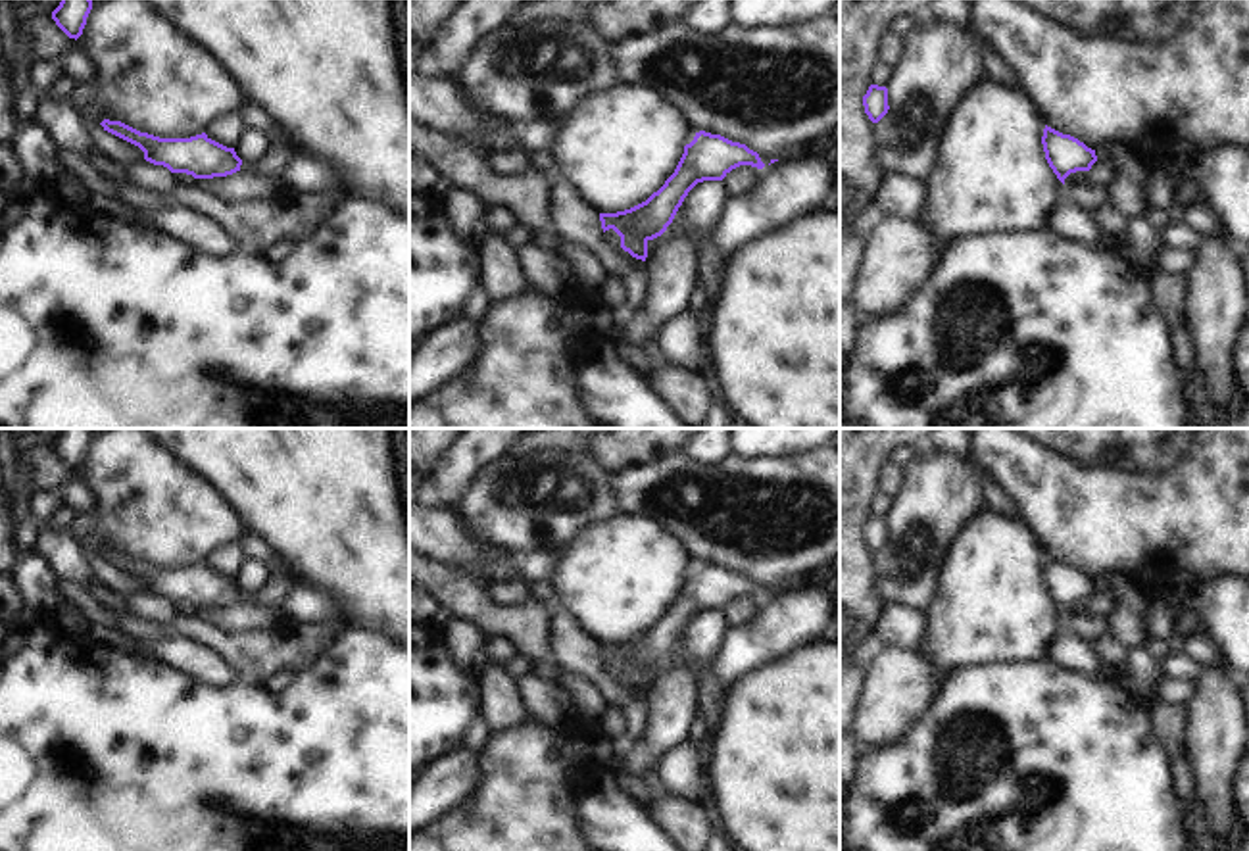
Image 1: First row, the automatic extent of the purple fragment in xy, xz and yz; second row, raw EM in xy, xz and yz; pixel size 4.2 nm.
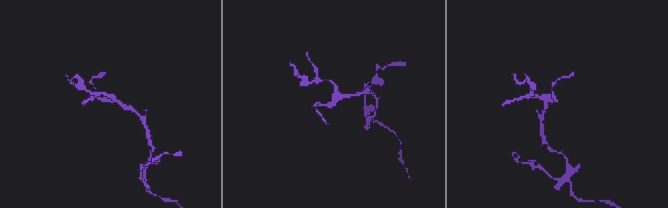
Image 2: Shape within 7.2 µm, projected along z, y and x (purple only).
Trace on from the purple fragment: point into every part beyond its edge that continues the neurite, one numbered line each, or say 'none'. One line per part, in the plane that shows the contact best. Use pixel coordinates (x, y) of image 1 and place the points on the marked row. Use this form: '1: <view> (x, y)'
none

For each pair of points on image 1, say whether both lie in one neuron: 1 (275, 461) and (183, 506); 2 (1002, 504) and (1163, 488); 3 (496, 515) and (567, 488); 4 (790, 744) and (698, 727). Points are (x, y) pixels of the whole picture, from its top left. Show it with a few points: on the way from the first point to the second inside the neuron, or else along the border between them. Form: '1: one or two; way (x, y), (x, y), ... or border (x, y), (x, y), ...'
1: two; border (181, 461), (200, 473), (241, 517)
2: two; border (990, 475), (1015, 502), (1025, 521)
3: one; way (514, 502), (533, 502), (550, 496)
4: two; border (711, 719), (702, 746)

